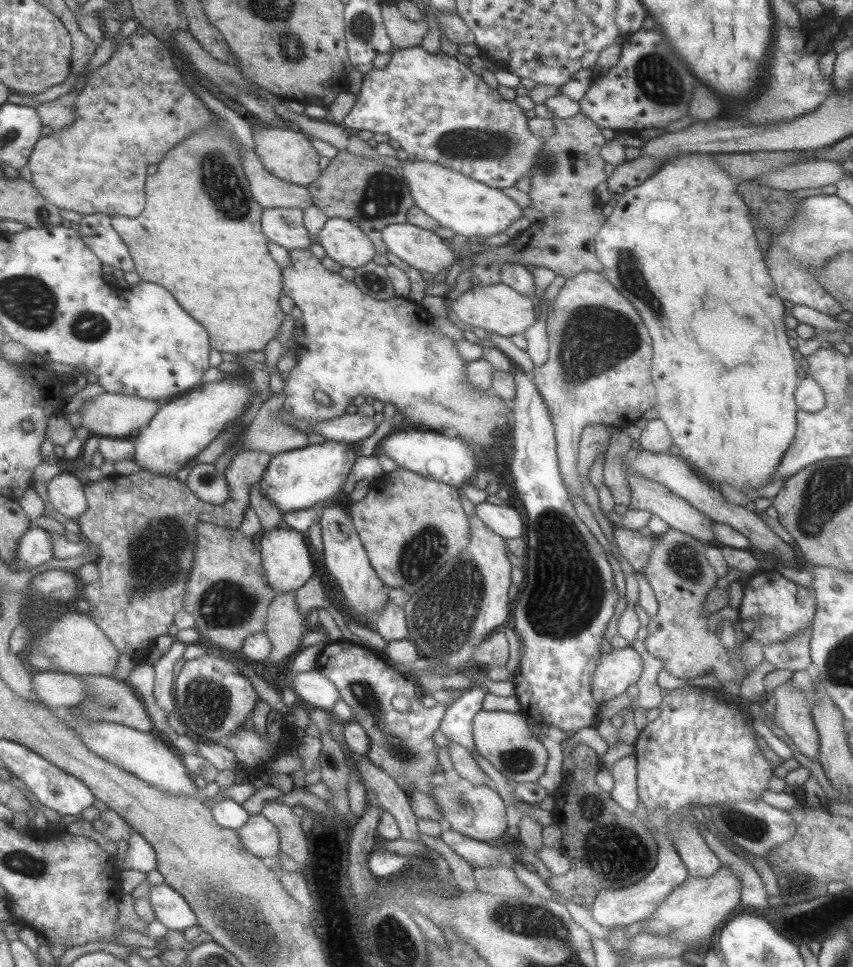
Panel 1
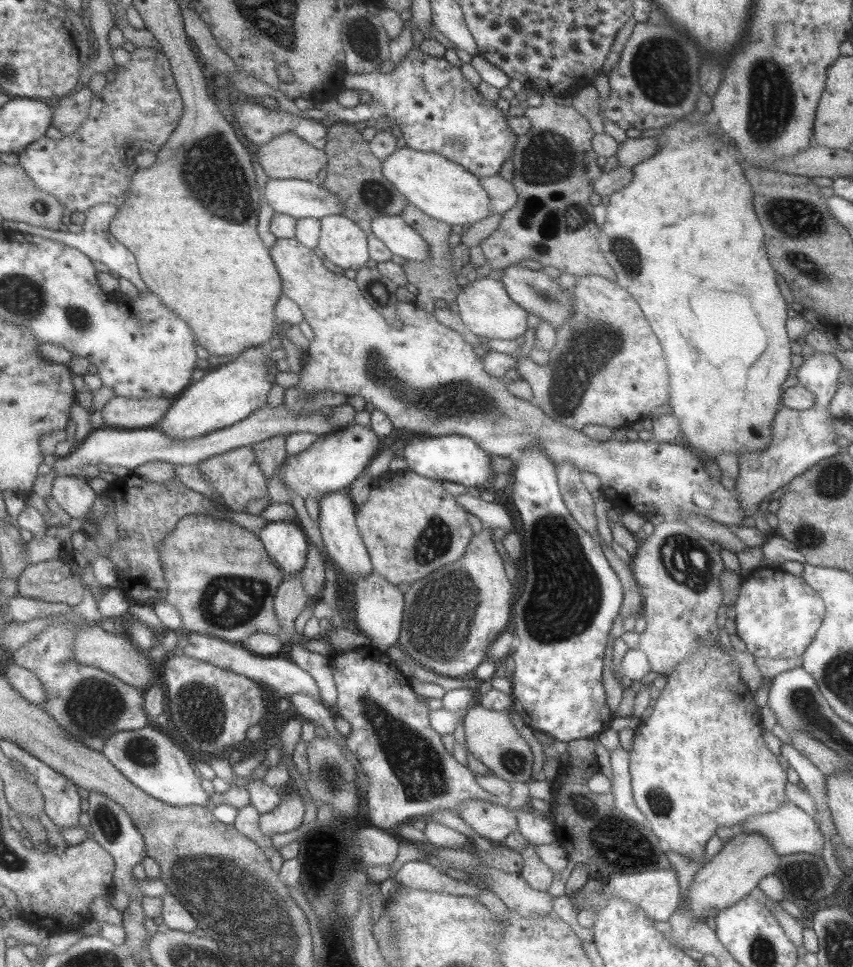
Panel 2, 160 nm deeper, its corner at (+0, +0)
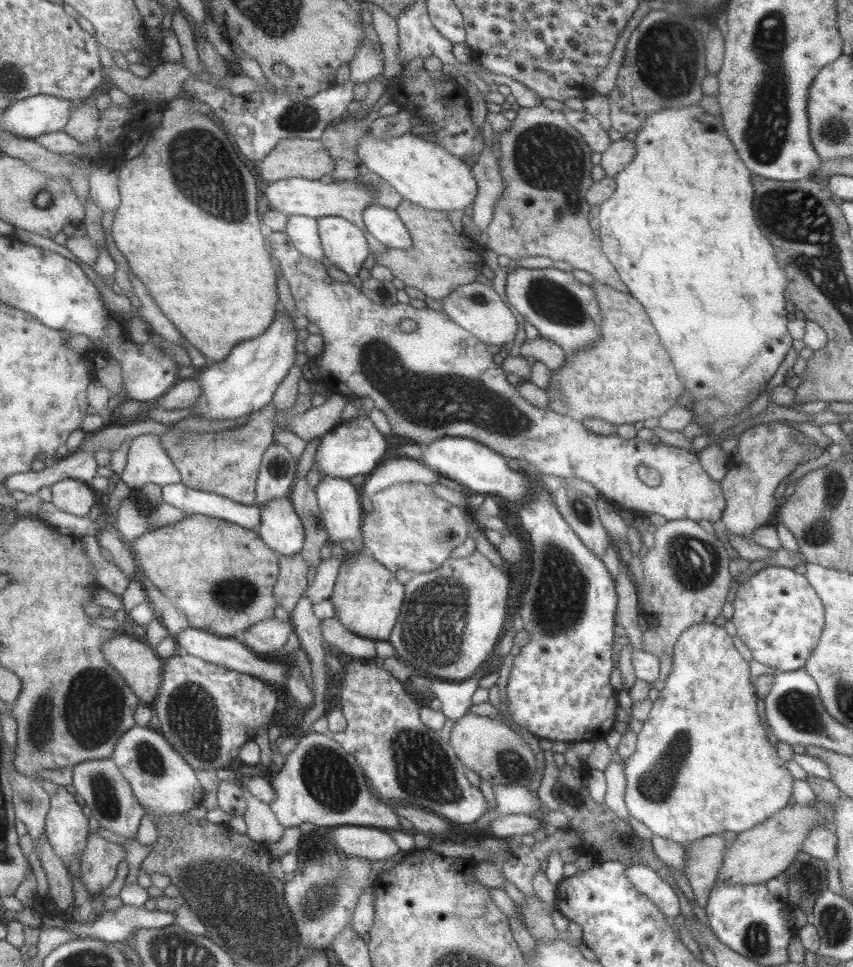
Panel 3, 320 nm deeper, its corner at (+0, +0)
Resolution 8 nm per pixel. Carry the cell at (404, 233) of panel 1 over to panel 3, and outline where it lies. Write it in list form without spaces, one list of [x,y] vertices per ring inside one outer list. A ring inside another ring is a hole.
[[[378,204],[367,205],[362,210],[362,221],[367,232],[383,247],[400,250],[411,248],[412,240],[395,210]]]

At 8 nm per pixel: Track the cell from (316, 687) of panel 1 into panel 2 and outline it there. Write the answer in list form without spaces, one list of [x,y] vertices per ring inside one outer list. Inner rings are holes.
[[[190,632],[187,635],[187,644],[182,648],[183,655],[191,658],[217,665],[219,668],[230,670],[235,674],[242,674],[259,684],[267,684],[282,698],[295,693],[308,694],[310,697],[319,699],[317,685],[309,673],[295,665],[293,661],[285,658],[265,658],[256,655],[247,650],[240,644],[212,637],[211,635],[202,635],[201,633]]]

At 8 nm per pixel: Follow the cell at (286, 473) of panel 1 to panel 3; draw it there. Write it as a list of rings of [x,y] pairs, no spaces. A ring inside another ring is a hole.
[[[360,413],[357,417],[339,422],[321,436],[313,465],[318,468],[322,478],[329,475],[348,480],[356,474],[367,474],[374,470],[375,466],[382,461],[385,450],[387,450],[385,435],[377,431],[368,416]]]

